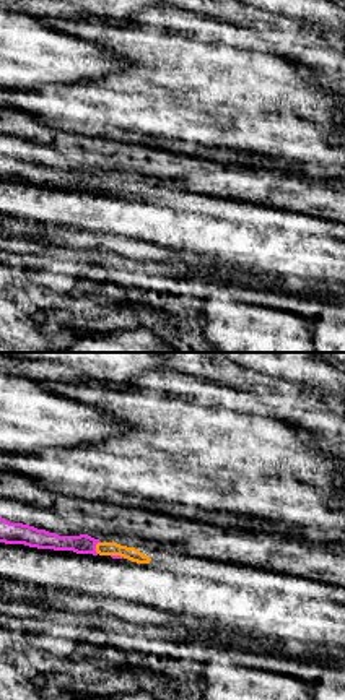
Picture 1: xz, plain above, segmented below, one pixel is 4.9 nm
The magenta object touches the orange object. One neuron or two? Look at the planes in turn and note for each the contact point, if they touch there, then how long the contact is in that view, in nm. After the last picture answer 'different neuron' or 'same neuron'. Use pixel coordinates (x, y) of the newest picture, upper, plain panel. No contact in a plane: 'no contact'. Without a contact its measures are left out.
meets magenta at (95, 184); contact 70 nm long

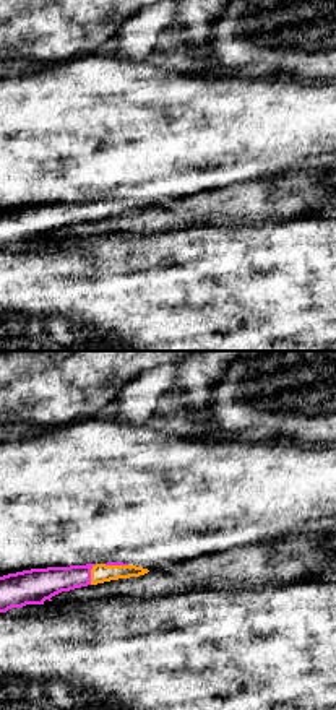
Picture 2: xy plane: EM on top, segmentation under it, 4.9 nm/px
meets magenta at (90, 210); contact 110 nm long

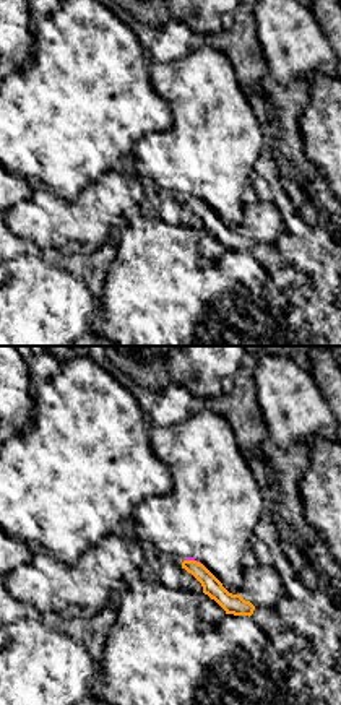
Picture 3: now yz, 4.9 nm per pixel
meets magenta at (194, 195); contact 80 nm long

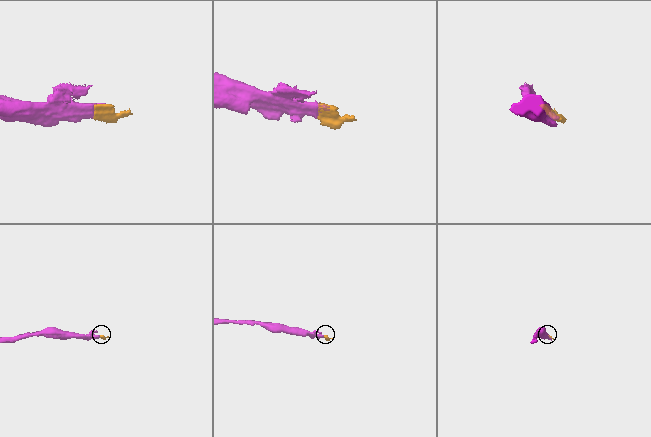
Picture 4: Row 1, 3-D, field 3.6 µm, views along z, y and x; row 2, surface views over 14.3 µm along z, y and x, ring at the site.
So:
same neuron

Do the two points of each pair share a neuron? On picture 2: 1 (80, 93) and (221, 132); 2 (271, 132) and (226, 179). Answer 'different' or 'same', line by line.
1: same
2: different

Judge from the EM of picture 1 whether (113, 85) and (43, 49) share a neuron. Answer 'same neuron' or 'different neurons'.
different neurons

